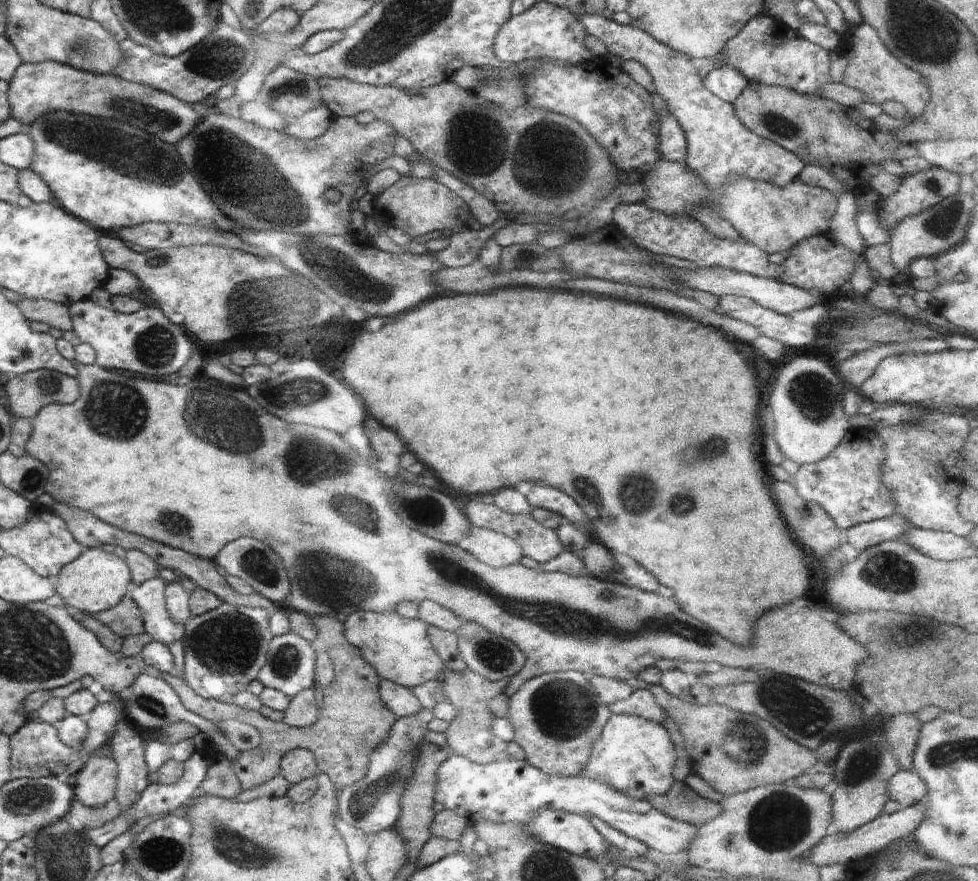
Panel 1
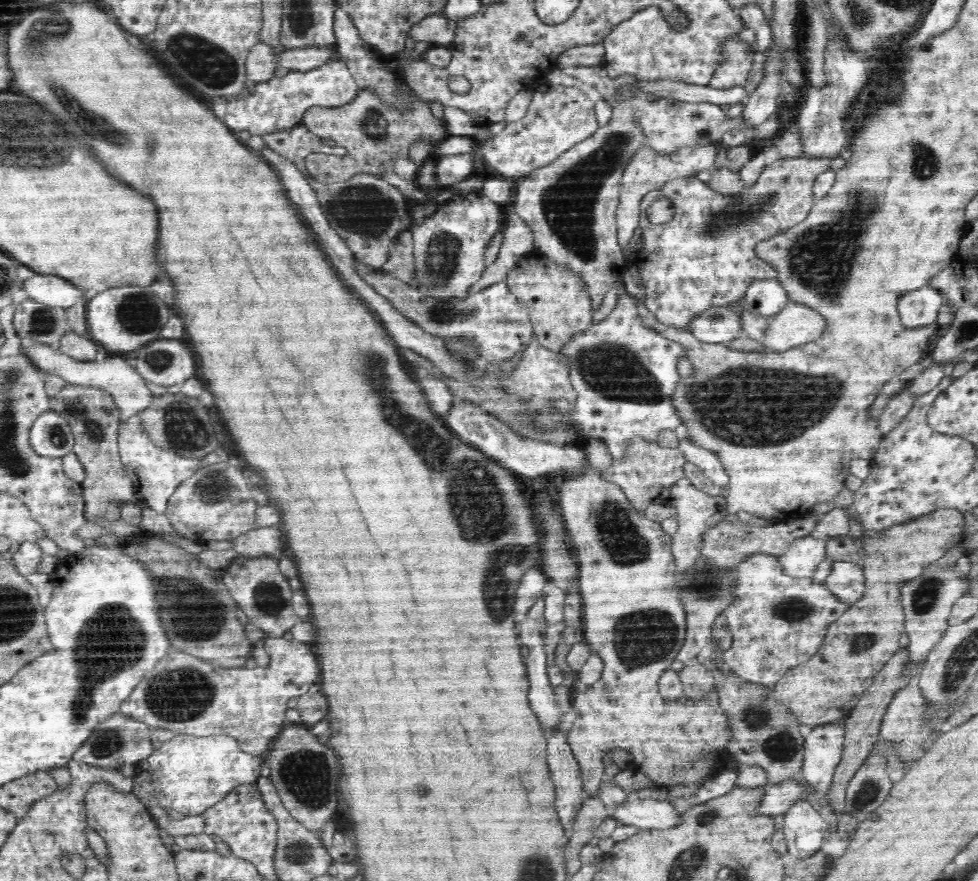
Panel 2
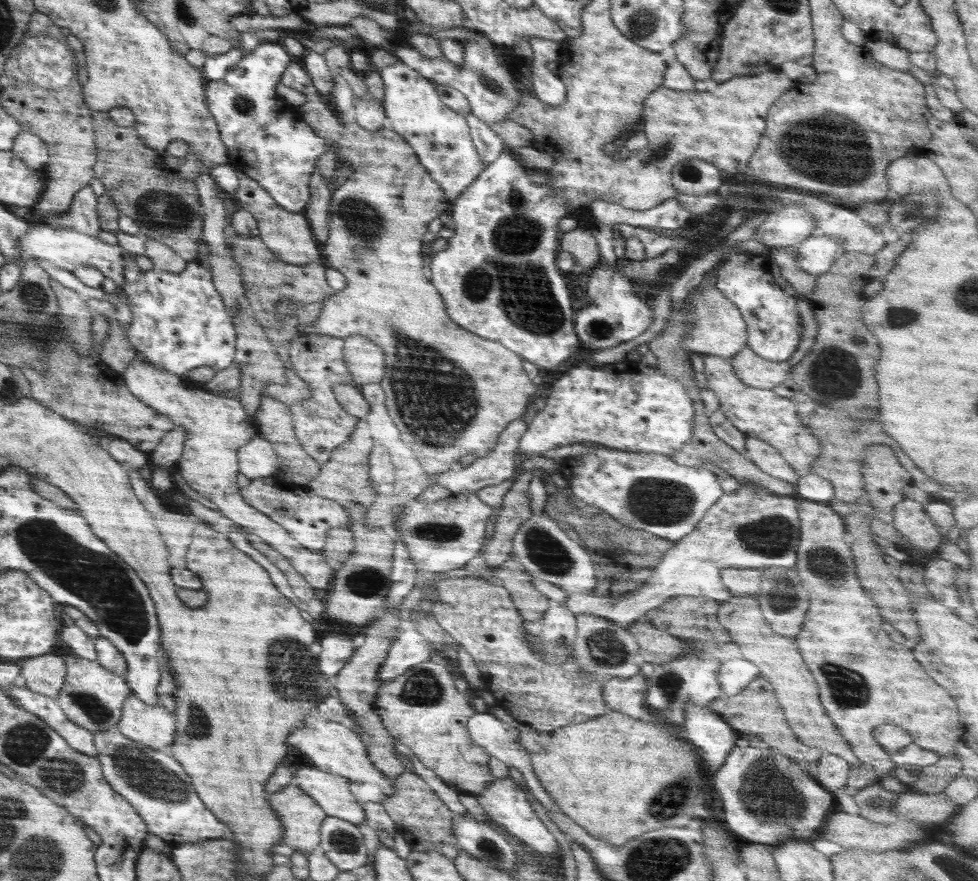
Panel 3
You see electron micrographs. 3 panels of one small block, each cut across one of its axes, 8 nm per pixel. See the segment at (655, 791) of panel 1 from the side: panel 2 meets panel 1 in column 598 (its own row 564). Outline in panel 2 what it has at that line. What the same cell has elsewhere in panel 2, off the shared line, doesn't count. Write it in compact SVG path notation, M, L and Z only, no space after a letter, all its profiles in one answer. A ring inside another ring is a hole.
M751 554L733 571L737 576L734 600L724 610L733 642L722 657L729 672L751 683L773 687L790 669L808 662L824 642L830 624L851 605L840 601L822 581L788 576L774 555Z

